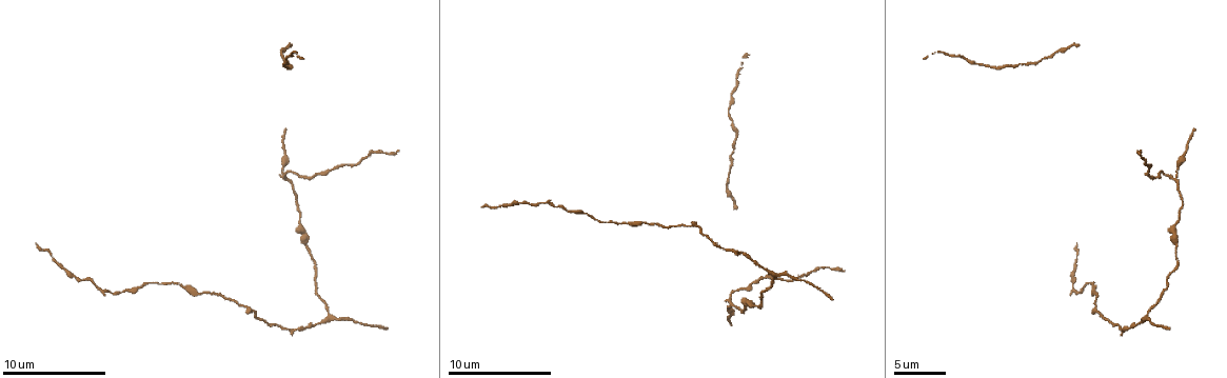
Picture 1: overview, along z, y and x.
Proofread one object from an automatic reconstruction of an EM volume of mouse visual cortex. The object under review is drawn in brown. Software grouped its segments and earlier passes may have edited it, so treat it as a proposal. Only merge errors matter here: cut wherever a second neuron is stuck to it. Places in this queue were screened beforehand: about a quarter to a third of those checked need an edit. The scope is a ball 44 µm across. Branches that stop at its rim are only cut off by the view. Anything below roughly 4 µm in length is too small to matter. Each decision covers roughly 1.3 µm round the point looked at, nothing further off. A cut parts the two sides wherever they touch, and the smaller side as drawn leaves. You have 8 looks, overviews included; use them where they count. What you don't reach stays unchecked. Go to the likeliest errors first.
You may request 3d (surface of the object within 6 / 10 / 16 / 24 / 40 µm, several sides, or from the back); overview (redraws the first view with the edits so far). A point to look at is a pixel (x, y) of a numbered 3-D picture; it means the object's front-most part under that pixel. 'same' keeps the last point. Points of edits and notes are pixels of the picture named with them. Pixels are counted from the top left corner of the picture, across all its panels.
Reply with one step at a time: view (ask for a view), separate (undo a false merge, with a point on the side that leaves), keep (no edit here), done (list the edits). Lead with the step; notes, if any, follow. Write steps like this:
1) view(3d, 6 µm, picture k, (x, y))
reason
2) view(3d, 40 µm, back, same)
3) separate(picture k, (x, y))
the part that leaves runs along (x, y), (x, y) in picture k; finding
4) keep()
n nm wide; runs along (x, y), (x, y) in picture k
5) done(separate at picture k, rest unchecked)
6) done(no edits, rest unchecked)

view(3d, 16 µm, picture 1, (329, 320))
branch point

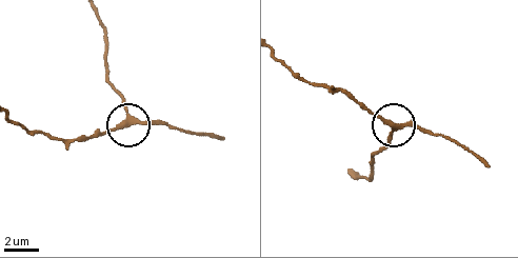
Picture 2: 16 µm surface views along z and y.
keep()
280 nm wide; runs along (352, 175), (369, 177), (375, 154), (394, 128), (434, 134) in picture 2; continuous, no second neuron

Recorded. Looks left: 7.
view(3d, 10 µm, picture 1, (285, 179))
arms part here

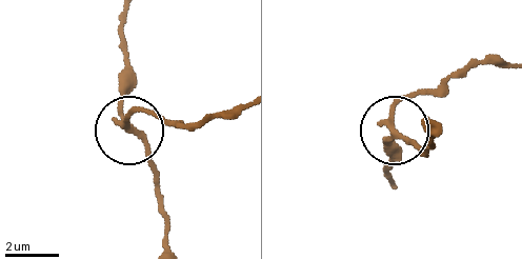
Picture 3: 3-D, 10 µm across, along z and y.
view(3d, 6 µm, picture 3, (391, 130))
zoom in

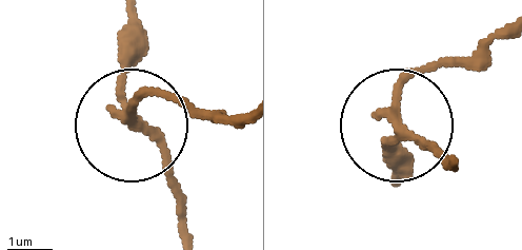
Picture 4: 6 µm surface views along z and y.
separate(picture 4, (157, 94))
3 arms; a second neuron is stuck on

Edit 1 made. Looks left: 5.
view(3d, 10 µm, picture 1, (308, 238))

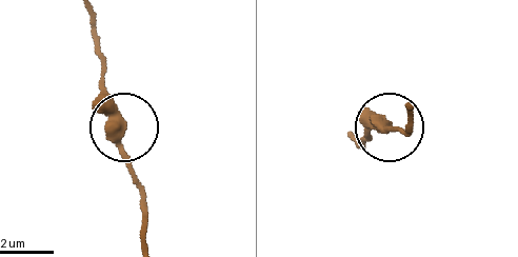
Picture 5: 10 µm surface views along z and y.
keep()
runs along (113, 131), (124, 123), (106, 90), (99, 51) in picture 5; continuous, no second neuron

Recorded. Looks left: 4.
view(3d, 16 µm, picture 1, (290, 332))
thick turns thin

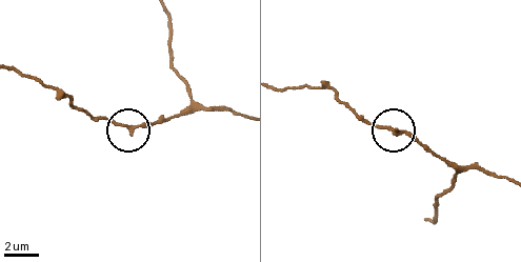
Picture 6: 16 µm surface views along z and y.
separate(picture 6, (113, 123))
210 nm wide; a second neuron is stuck on

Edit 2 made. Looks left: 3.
done(separate at picture 4, separate at picture 6, rest unchecked)

